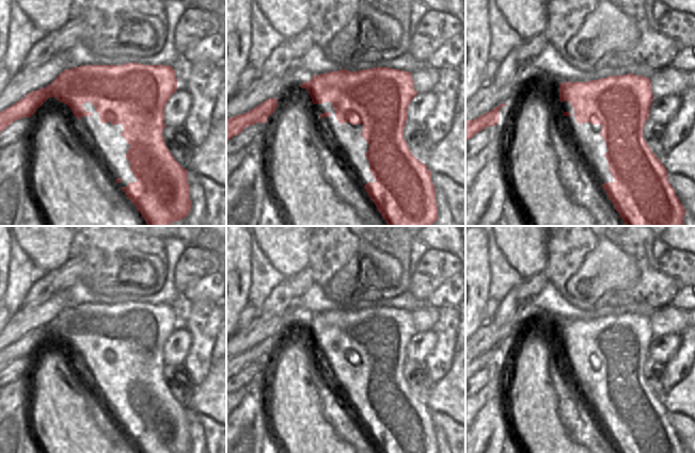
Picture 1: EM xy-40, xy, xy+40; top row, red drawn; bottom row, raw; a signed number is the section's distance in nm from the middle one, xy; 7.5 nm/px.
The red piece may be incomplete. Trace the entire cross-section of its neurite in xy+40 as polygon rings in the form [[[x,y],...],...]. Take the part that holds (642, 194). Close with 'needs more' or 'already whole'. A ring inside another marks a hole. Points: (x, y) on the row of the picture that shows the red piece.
[[[627,74],[588,82],[564,82],[559,84],[559,100],[570,102],[573,107],[574,117],[580,125],[590,123],[602,126],[600,136],[604,139],[609,149],[604,156],[609,162],[609,171],[615,179],[614,182],[602,184],[602,188],[625,224],[627,226],[683,226],[686,210],[668,181],[665,166],[651,151],[643,136],[643,128],[649,118],[649,109],[653,100],[650,79]]] | already whole

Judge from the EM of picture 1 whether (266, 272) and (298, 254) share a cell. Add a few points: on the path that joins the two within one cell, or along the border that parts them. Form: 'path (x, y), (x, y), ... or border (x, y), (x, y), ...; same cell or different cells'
border (259, 246), (266, 258), (285, 276); different cells

